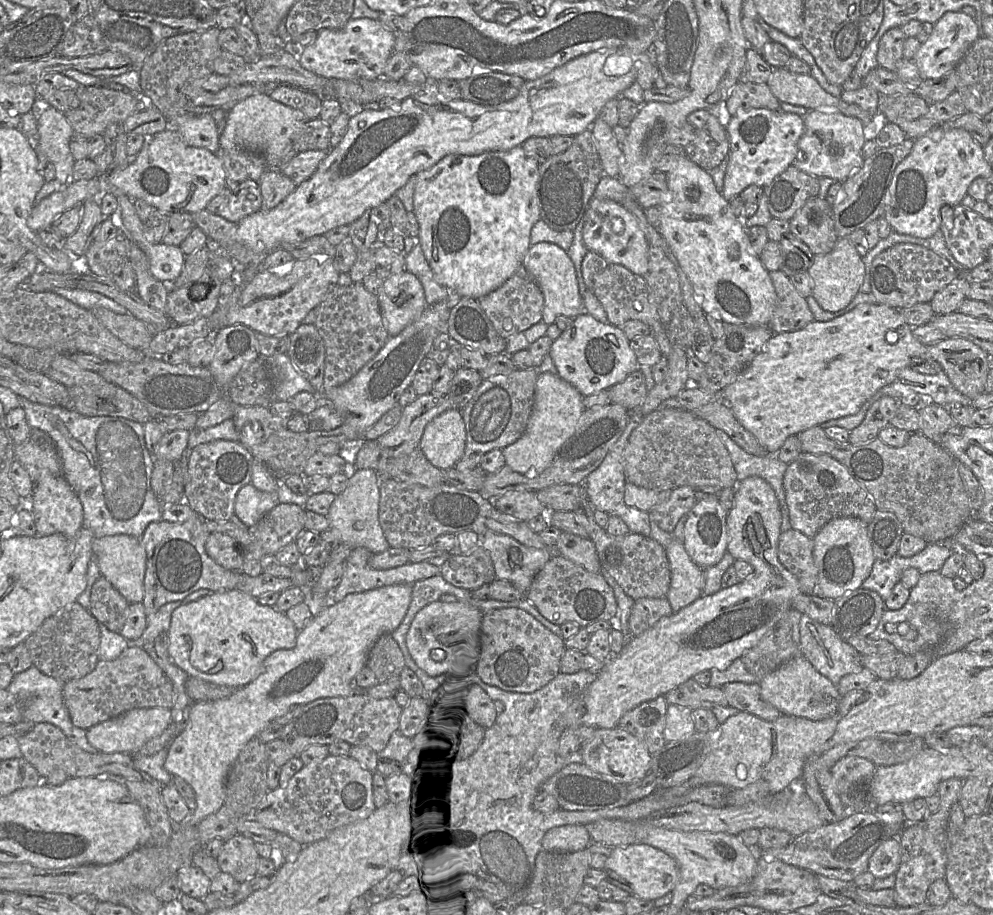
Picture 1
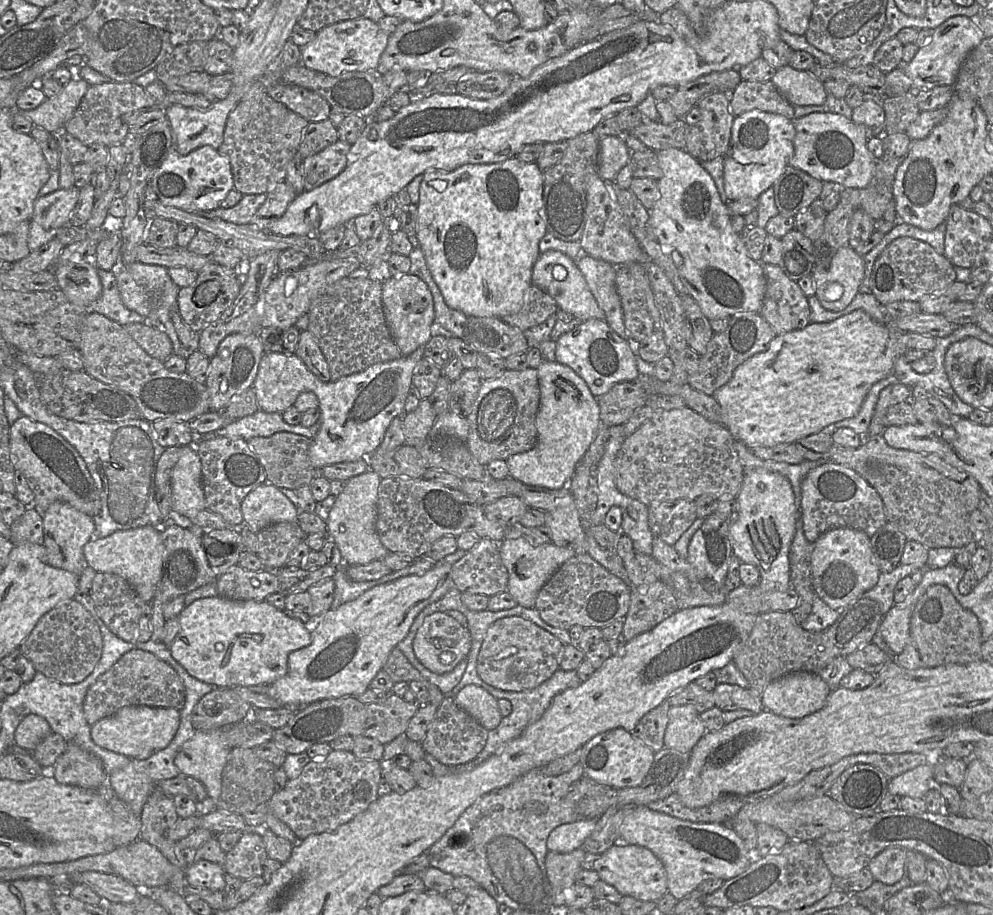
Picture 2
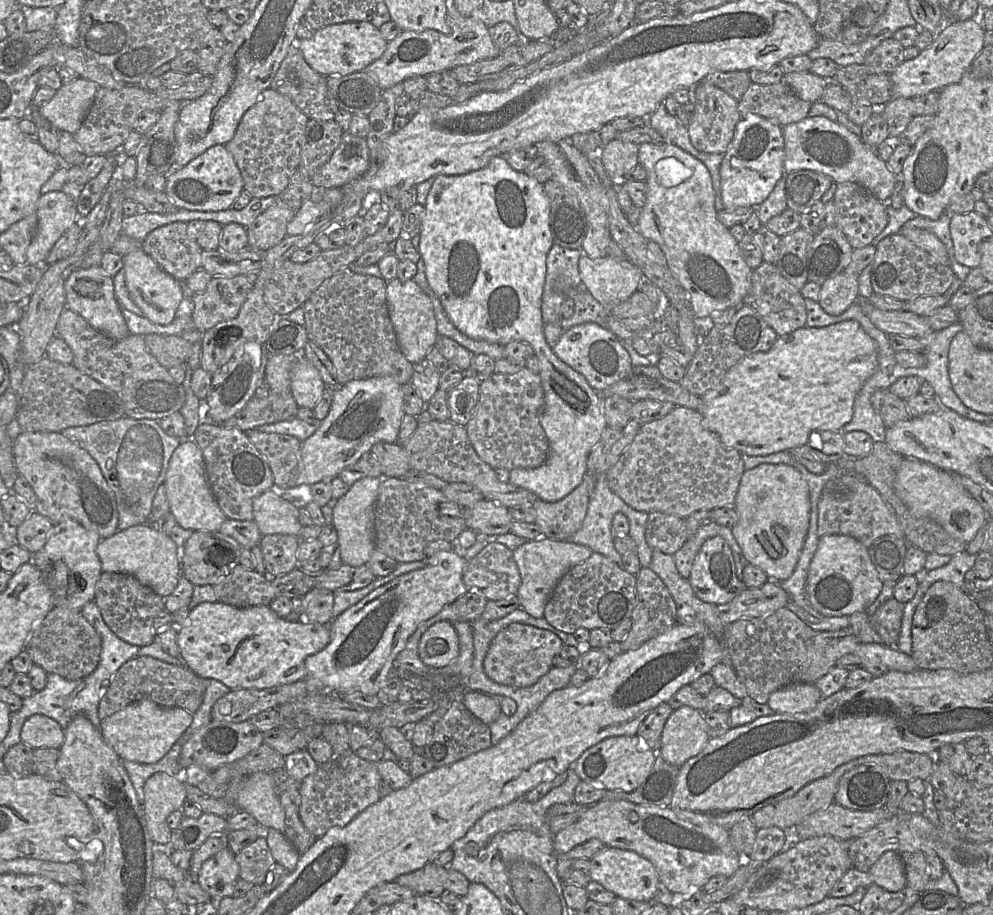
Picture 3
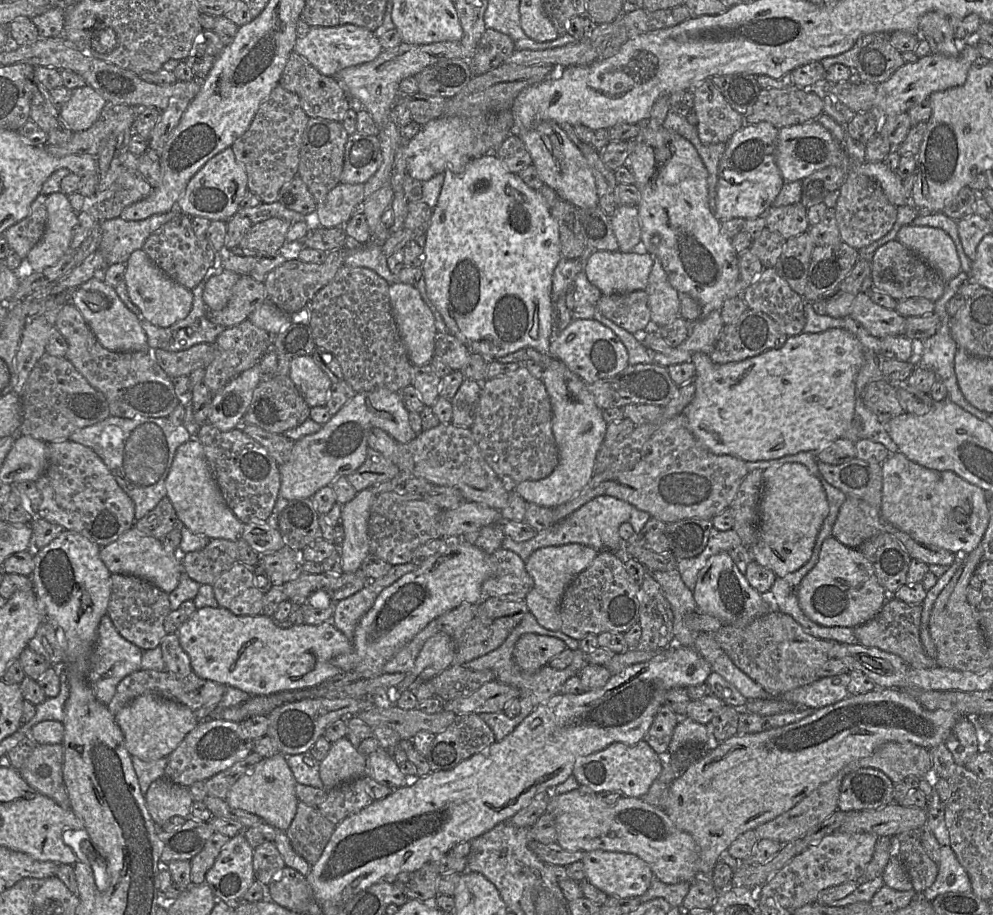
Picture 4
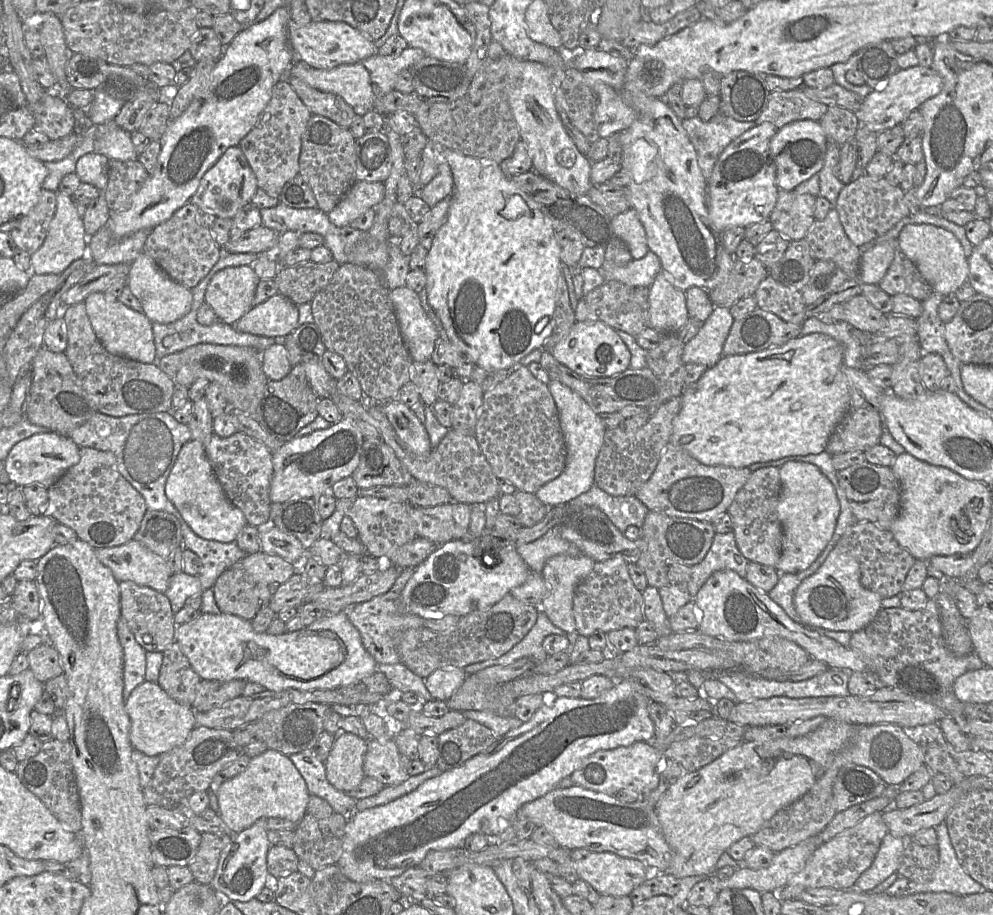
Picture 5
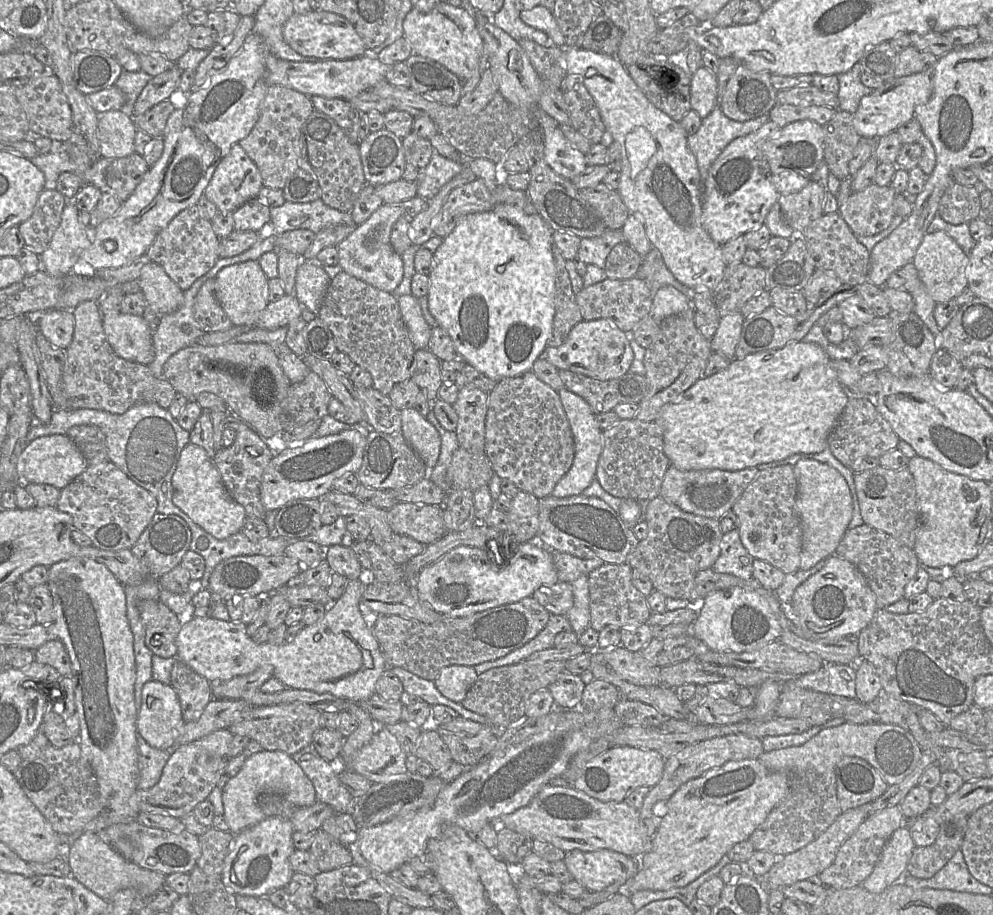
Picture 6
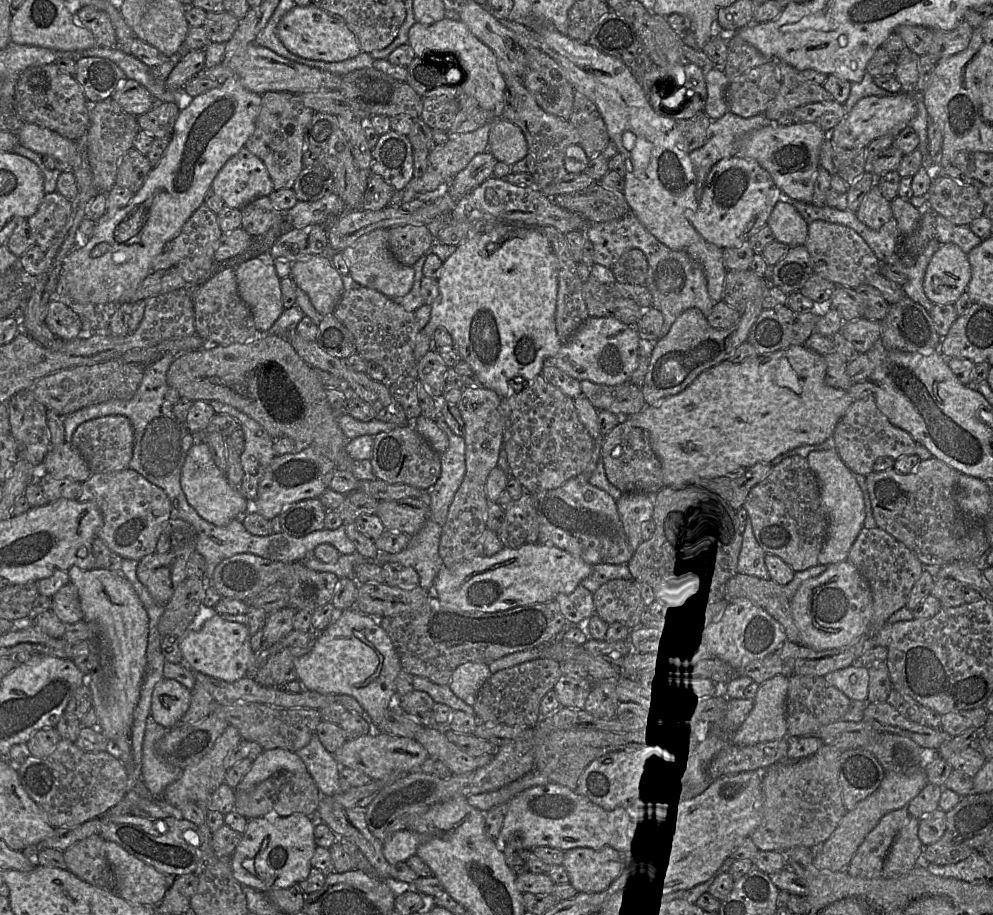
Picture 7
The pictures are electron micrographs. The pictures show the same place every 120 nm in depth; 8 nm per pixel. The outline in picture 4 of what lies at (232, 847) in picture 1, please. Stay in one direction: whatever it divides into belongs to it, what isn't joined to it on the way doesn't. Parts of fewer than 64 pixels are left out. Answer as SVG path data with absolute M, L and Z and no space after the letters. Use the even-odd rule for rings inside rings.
M265 842L254 848L255 881L268 885L284 867L283 857L273 842Z

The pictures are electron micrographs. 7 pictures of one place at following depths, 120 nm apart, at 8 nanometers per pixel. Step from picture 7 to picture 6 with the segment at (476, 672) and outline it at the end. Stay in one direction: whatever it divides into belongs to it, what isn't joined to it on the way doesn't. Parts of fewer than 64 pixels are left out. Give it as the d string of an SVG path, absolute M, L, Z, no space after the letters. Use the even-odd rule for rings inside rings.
M450 665L442 668L433 682L443 696L461 703L477 676L472 666Z

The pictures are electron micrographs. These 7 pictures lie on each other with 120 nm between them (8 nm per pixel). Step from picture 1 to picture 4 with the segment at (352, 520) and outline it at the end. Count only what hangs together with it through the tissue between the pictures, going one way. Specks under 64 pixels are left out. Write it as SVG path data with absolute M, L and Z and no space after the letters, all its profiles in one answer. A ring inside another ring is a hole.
M370 488L357 492L356 496L341 508L340 523L344 527L344 540L339 546L342 570L345 573L351 573L361 568L362 562L370 554L370 543L368 537L368 521L370 517L371 506L376 495Z

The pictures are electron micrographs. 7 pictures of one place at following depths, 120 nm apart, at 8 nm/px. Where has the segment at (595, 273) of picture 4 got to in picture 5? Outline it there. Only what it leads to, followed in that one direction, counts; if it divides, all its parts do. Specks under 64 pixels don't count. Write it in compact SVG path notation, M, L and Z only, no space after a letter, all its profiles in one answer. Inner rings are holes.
M649 250L641 259L632 259L624 266L599 271L605 281L616 280L628 286L650 287L661 270L660 259Z

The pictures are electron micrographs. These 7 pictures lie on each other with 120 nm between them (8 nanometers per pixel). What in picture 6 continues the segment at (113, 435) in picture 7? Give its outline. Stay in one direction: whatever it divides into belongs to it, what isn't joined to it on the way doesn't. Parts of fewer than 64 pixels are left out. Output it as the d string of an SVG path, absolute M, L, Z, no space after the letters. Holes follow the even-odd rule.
M77 425L66 435L75 443L89 464L109 461L105 435L97 426Z

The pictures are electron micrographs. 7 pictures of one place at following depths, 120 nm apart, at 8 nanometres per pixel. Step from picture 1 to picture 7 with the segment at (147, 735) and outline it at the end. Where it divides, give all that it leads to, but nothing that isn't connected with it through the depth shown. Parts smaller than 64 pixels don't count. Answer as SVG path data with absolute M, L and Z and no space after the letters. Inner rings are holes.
M164 678L153 689L150 715L169 730L183 717L190 702L191 689L176 680Z

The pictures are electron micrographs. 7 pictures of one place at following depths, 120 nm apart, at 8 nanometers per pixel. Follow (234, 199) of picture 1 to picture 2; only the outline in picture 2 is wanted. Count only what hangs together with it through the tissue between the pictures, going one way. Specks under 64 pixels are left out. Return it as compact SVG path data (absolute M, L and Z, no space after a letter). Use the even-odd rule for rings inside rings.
M266 193L245 194L239 203L231 208L217 208L211 211L195 210L193 212L205 217L217 217L234 224L249 224L265 200Z

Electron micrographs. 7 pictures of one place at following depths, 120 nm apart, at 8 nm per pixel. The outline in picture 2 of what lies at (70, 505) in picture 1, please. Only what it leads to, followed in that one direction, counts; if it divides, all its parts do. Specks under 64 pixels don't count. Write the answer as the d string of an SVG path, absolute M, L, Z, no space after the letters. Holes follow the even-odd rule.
M56 501L52 503L43 514L43 530L45 562L53 567L64 569L80 576L85 568L89 566L85 559L83 549L84 546L94 537L95 525L93 519L67 503Z

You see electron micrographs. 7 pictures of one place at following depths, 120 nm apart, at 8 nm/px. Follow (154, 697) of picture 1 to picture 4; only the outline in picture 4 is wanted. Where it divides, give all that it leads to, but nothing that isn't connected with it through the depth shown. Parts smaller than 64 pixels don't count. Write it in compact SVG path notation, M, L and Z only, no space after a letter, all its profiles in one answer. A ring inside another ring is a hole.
M140 669L124 677L116 687L115 694L107 707L114 715L123 706L134 698L144 694L156 694L161 697L174 700L190 708L199 721L212 717L216 712L219 702L226 691L226 685L202 679L194 672L188 676L179 678L174 674L163 670L145 670Z

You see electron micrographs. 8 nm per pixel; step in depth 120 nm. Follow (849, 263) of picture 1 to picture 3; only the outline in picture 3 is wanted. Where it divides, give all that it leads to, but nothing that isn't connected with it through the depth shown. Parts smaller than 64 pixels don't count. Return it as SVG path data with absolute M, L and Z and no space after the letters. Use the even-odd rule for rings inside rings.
M845 271L825 281L820 287L819 304L830 315L845 312L859 298L858 276Z

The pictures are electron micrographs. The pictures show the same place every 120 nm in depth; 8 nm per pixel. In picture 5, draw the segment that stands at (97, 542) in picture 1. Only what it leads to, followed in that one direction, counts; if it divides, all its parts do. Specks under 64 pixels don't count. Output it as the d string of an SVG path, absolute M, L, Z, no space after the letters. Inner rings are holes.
M135 539L119 546L96 549L95 553L118 581L132 581L164 593L174 575L167 559Z

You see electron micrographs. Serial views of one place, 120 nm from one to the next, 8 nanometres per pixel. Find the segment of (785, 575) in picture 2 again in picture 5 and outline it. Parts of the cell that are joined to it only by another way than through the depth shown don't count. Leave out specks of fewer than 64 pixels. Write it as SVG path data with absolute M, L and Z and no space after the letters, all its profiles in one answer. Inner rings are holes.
M786 462L779 467L781 492L777 515L782 526L781 555L778 573L799 573L806 570L831 540L840 513L835 488L820 469L810 463Z

